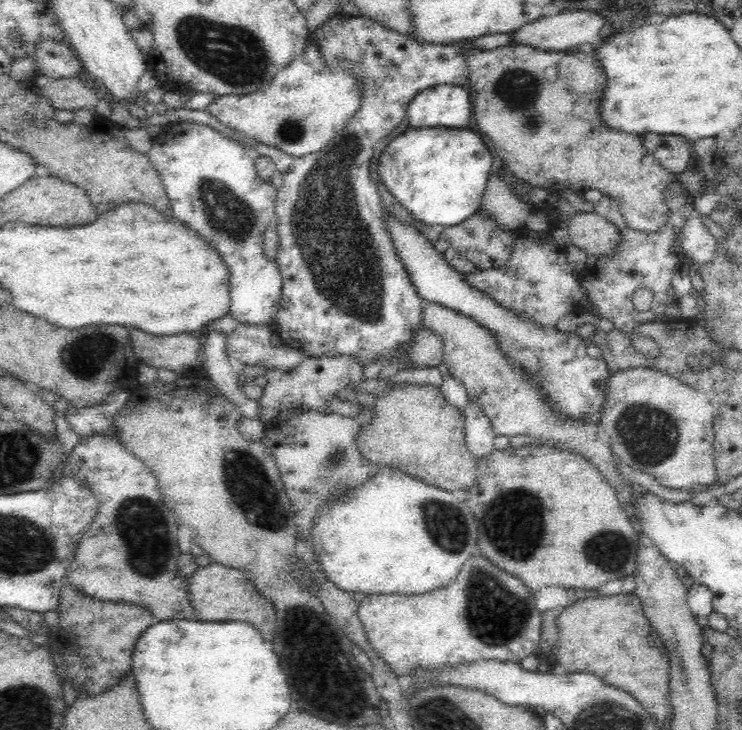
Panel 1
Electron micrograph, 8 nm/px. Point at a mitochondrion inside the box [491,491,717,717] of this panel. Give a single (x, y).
(601, 554)

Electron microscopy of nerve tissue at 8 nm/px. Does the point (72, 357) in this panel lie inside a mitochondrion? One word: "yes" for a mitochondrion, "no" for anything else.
yes

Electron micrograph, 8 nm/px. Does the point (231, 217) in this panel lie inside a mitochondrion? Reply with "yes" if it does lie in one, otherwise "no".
yes

